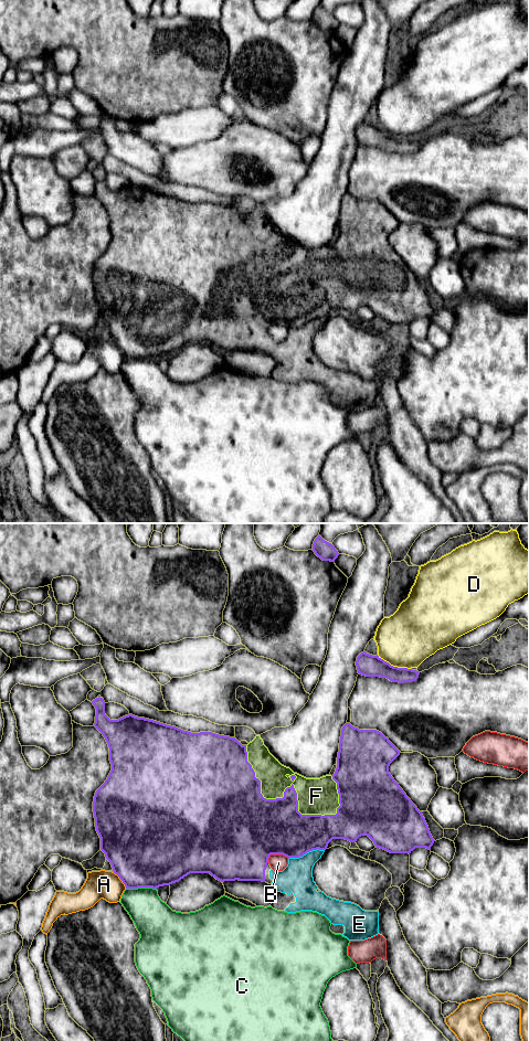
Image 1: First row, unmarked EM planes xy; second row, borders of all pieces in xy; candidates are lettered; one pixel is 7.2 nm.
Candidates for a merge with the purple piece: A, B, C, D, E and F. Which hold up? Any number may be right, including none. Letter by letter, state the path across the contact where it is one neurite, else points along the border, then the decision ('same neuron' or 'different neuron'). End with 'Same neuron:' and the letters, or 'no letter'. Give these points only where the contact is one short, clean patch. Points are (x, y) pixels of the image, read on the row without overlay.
A: different neuron
B: different neuron
C: different neuron
D: different neuron
E: runs through xy (281, 299), (306, 322), (302, 327), (297, 347); same neuron
F: same neuron
Same neuron: E, F

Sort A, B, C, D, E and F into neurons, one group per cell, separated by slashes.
A / B / C / D / E F

